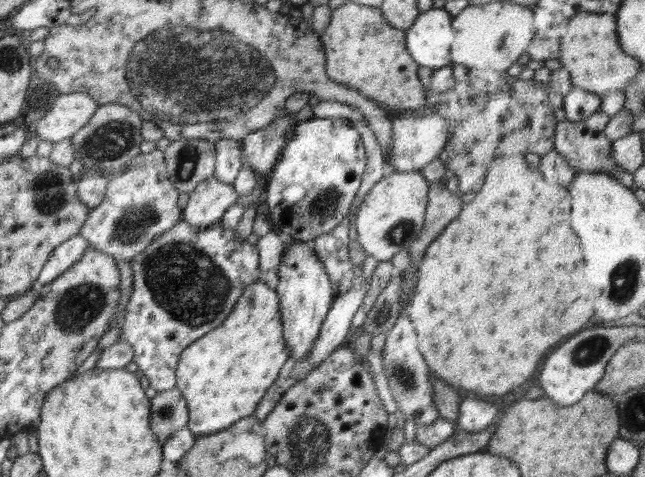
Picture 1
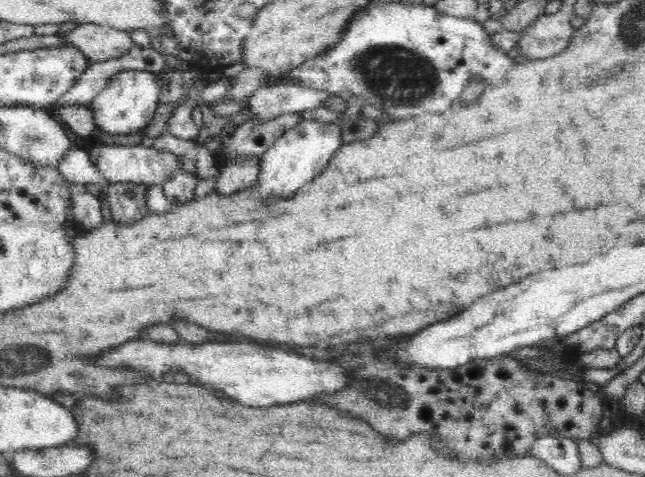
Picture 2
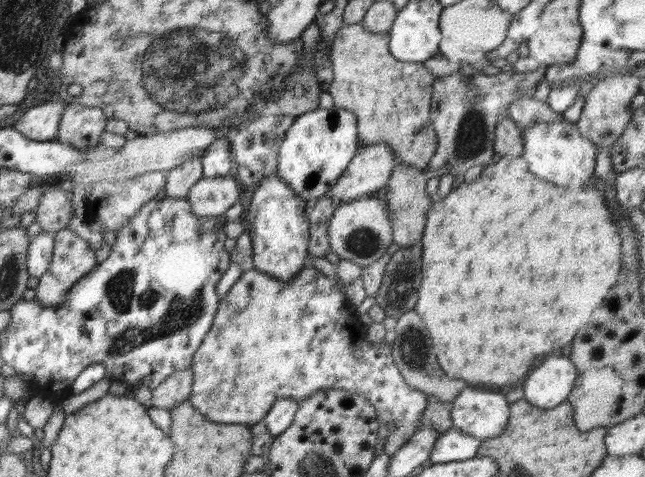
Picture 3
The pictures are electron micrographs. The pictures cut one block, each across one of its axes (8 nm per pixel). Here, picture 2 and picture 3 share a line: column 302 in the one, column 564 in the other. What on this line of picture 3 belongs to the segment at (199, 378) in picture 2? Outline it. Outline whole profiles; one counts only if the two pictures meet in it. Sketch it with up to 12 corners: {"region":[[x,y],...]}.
{"region":[[550,356],[524,380],[523,399],[565,402],[577,376],[567,356]]}

